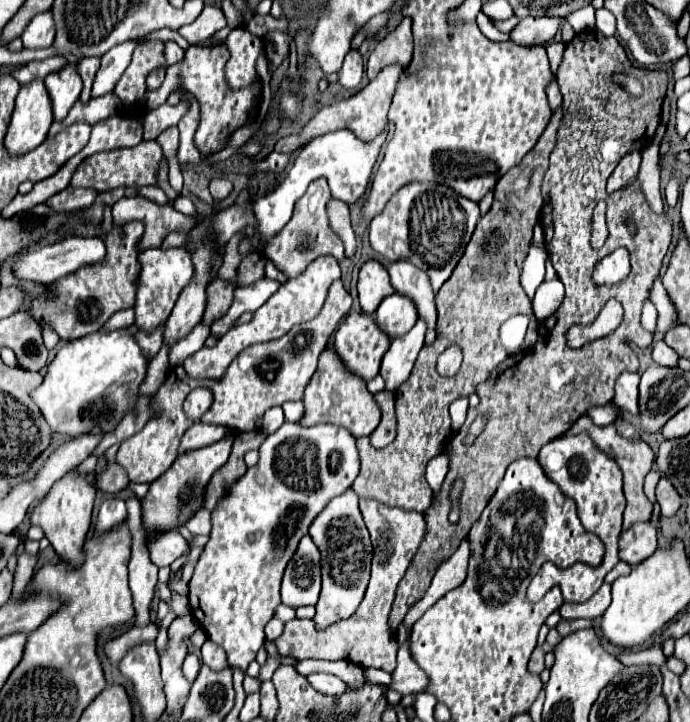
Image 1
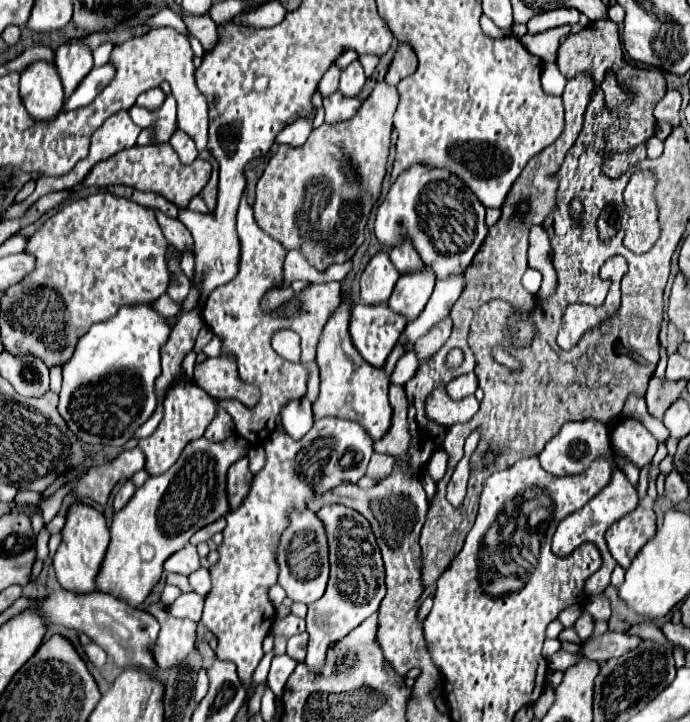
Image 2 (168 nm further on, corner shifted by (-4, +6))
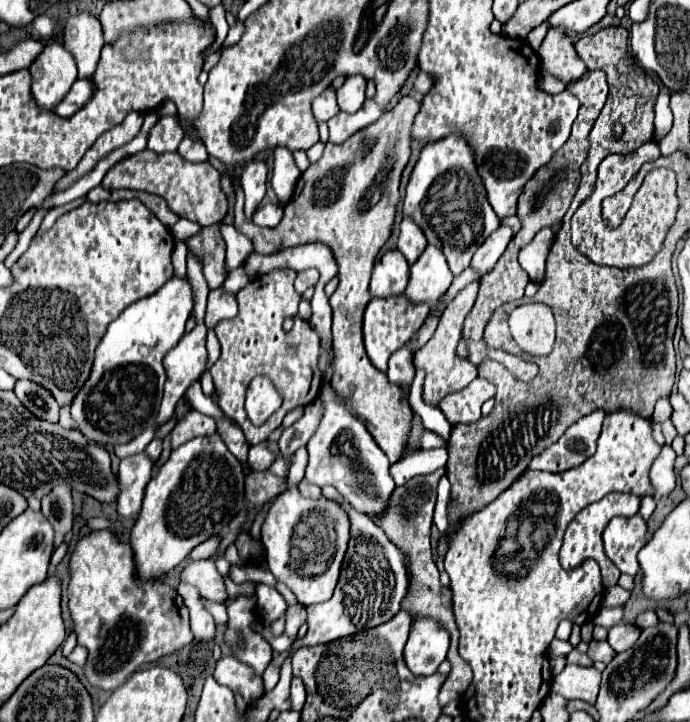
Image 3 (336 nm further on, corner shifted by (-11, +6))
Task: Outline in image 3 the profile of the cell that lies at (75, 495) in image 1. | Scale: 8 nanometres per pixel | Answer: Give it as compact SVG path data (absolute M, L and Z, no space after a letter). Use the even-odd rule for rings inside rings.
M93 530L93 532L89 532L85 538L81 538L81 540L75 544L75 550L71 552L71 558L69 558L69 586L67 586L67 594L69 594L71 618L73 618L73 622L75 622L77 642L89 650L89 658L87 658L87 664L85 664L85 674L87 674L89 682L91 682L93 686L97 686L97 688L115 690L115 688L121 686L135 670L139 670L139 668L143 668L143 666L147 666L147 664L153 664L153 662L157 662L159 658L163 658L163 656L167 656L167 654L173 654L173 652L177 652L177 650L181 650L181 648L185 648L187 644L193 642L189 612L181 596L178 596L175 589L169 588L169 586L161 586L159 582L139 584L137 578L135 578L135 562L133 562L131 546L127 546L125 542L121 542L121 540L117 538L117 534L111 532L111 530Z

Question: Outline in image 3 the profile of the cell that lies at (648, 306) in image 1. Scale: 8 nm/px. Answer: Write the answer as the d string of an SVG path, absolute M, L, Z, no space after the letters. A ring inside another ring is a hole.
M668 395L664 398L660 398L657 401L652 418L658 422L664 422L670 419L671 413L672 413L672 407L670 405Z

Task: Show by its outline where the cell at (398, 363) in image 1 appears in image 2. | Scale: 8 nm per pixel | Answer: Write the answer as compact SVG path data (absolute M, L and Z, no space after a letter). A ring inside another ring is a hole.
M462 268L458 274L450 274L448 278L436 282L436 288L434 288L424 312L414 322L410 322L404 330L404 336L408 338L408 348L412 348L414 342L420 336L424 336L438 320L448 316L452 304L460 298L460 294L466 288L464 272L466 272L466 268Z

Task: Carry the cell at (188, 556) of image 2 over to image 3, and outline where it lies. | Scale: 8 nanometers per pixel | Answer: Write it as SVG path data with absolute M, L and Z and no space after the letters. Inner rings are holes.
M207 558L207 560L189 560L189 564L181 572L181 580L185 584L191 584L191 586L199 588L201 596L205 596L209 600L215 600L215 602L227 600L223 576L217 572L215 562L211 558Z

